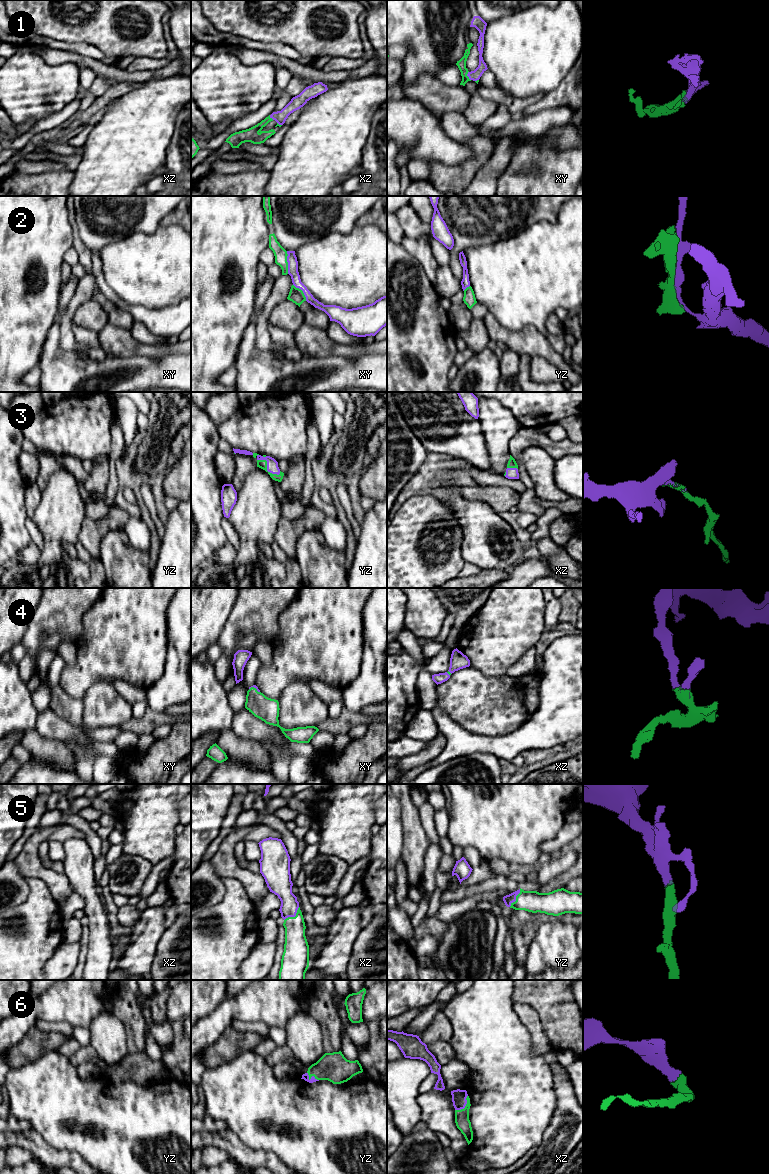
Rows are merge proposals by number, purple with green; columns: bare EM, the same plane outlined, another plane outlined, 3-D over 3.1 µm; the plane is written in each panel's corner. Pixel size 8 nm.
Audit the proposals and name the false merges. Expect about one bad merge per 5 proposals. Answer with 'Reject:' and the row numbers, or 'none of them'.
Reject: none of them

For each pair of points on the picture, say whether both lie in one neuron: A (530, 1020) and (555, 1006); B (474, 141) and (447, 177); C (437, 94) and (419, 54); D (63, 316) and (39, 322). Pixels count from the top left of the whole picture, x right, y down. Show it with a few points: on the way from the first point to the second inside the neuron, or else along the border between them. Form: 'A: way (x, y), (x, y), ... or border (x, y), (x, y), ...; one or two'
A: border (519, 1002), (538, 1014), (547, 1037); two
B: way (482, 154), (482, 159), (460, 177); one
C: border (433, 75), (422, 74), (413, 82), (406, 84); two
D: border (59, 310), (56, 320); two

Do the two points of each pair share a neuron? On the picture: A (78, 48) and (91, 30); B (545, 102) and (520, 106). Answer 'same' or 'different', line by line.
A: different
B: different

